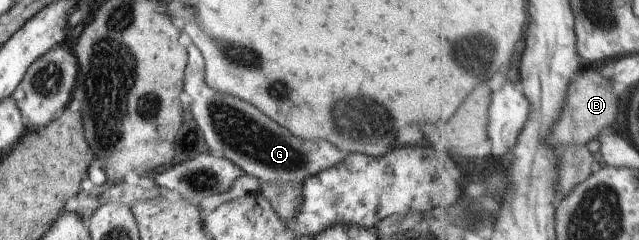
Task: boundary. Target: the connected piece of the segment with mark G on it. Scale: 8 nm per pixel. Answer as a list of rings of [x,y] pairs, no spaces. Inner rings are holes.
[[[193,43],[186,46],[186,65],[182,80],[182,90],[189,95],[191,116],[201,130],[208,150],[214,155],[227,158],[243,173],[247,173],[259,182],[293,182],[302,183],[306,178],[319,174],[323,170],[337,166],[344,158],[333,144],[326,140],[307,140],[297,138],[261,114],[255,106],[249,106],[233,96],[215,92],[204,81],[204,62],[201,53]]]

